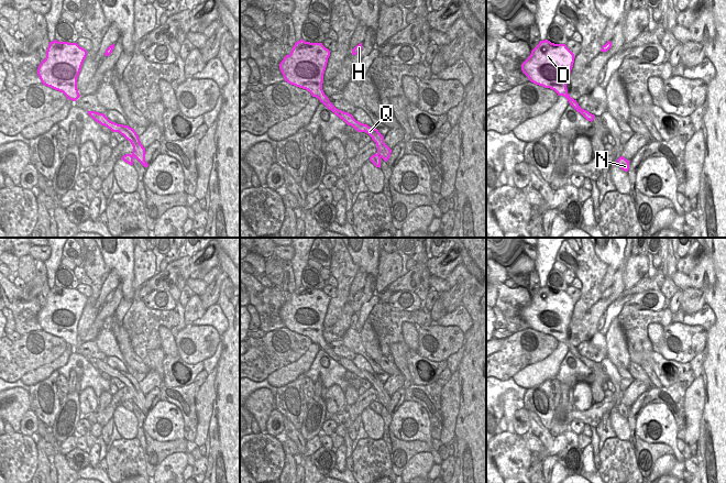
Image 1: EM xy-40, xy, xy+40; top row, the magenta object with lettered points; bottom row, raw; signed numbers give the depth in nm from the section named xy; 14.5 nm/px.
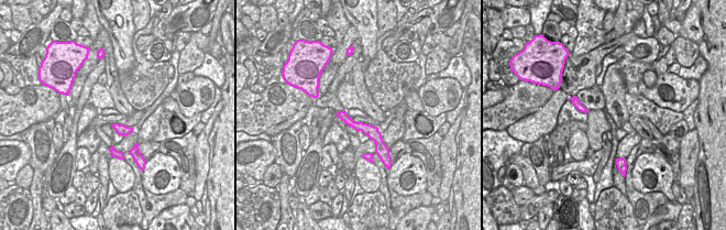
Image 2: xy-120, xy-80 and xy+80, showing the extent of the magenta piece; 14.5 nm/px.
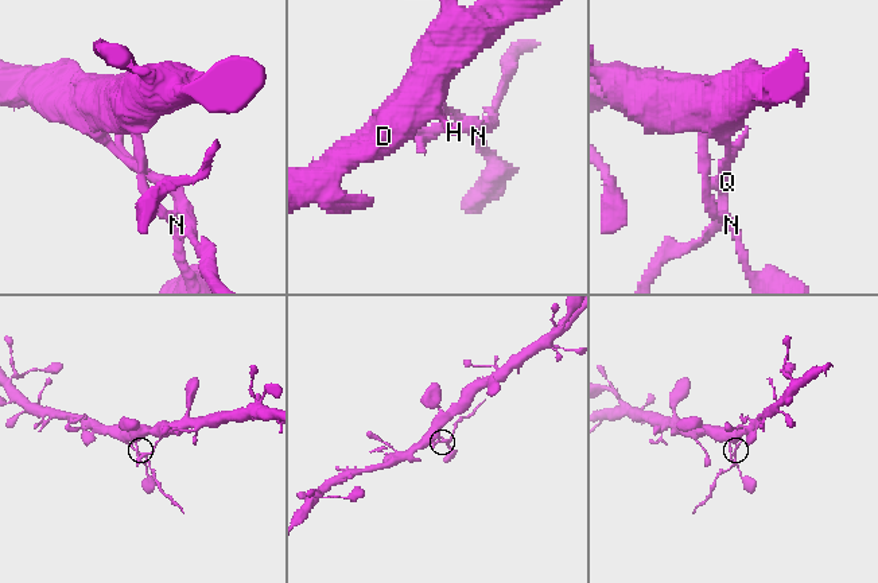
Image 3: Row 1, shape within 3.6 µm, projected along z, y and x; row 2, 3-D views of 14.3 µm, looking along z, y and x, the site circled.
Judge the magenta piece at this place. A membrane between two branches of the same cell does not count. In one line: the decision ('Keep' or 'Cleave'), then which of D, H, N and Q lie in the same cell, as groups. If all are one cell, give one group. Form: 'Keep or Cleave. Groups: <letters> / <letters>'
Cleave. Groups: D H N / Q

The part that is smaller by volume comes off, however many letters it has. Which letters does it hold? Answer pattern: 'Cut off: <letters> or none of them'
Cut off: Q

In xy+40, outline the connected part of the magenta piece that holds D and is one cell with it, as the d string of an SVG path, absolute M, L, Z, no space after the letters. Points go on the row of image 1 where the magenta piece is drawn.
M544 40L531 51L530 56L521 64L521 70L531 83L550 88L572 102L574 99L568 94L566 84L574 58L565 44Z

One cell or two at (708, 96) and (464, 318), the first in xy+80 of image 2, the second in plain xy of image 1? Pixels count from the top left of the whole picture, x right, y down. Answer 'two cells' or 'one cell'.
two cells

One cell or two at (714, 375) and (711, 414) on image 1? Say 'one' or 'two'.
one

